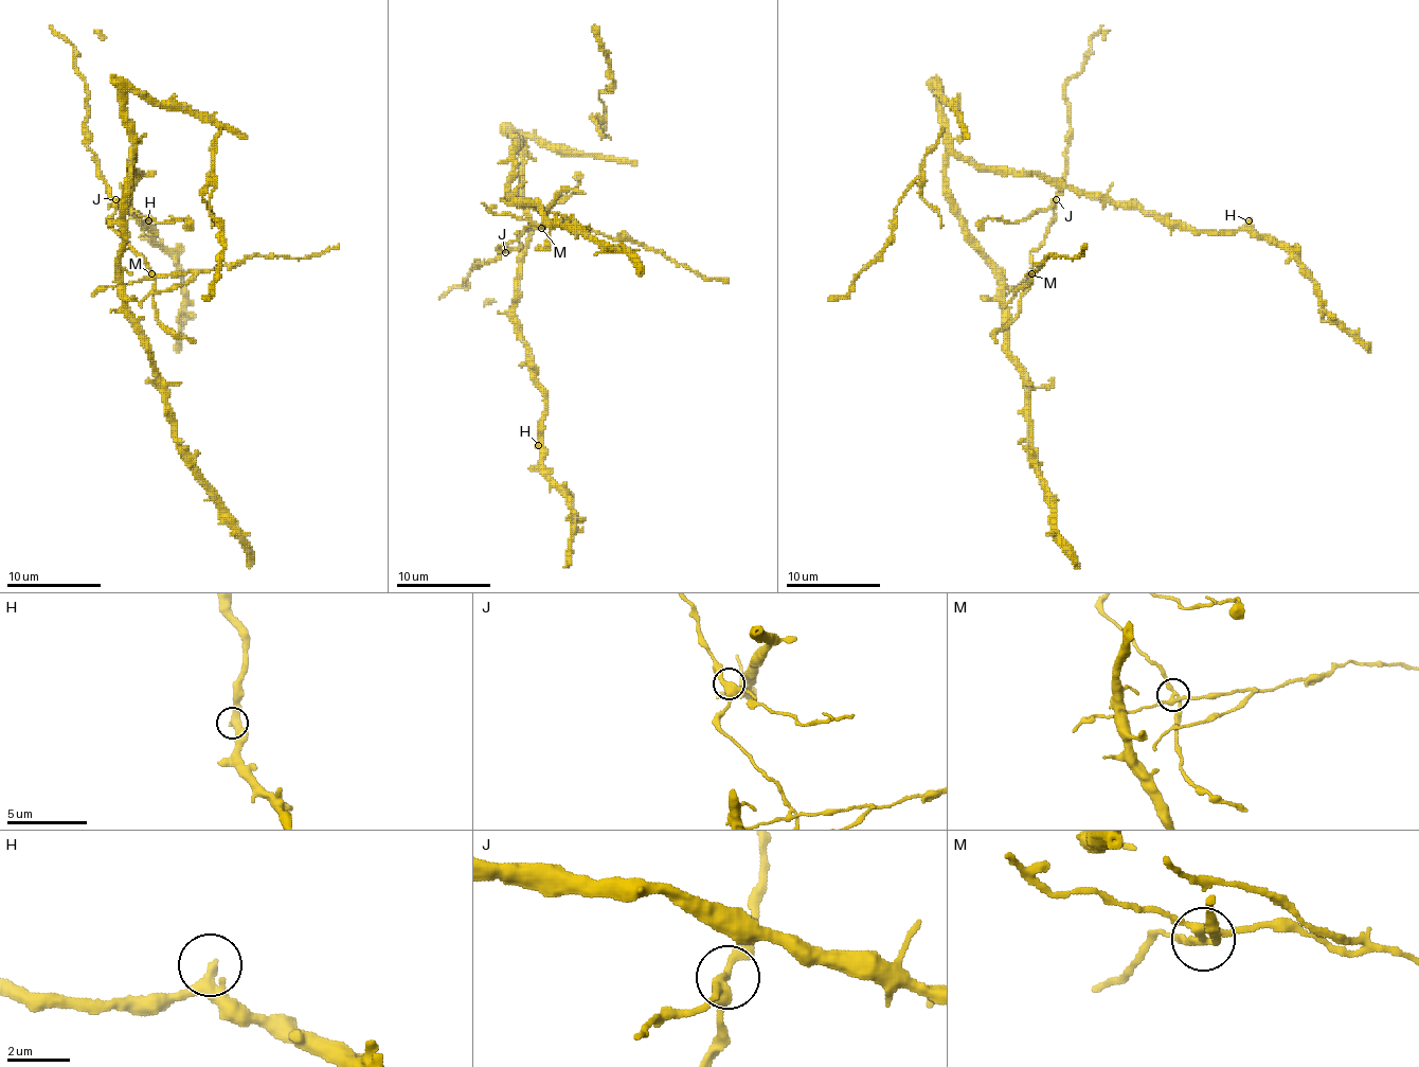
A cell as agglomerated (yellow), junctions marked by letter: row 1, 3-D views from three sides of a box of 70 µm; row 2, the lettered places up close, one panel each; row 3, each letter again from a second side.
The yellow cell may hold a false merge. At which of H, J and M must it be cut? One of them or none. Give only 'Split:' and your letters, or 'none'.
Split: M

